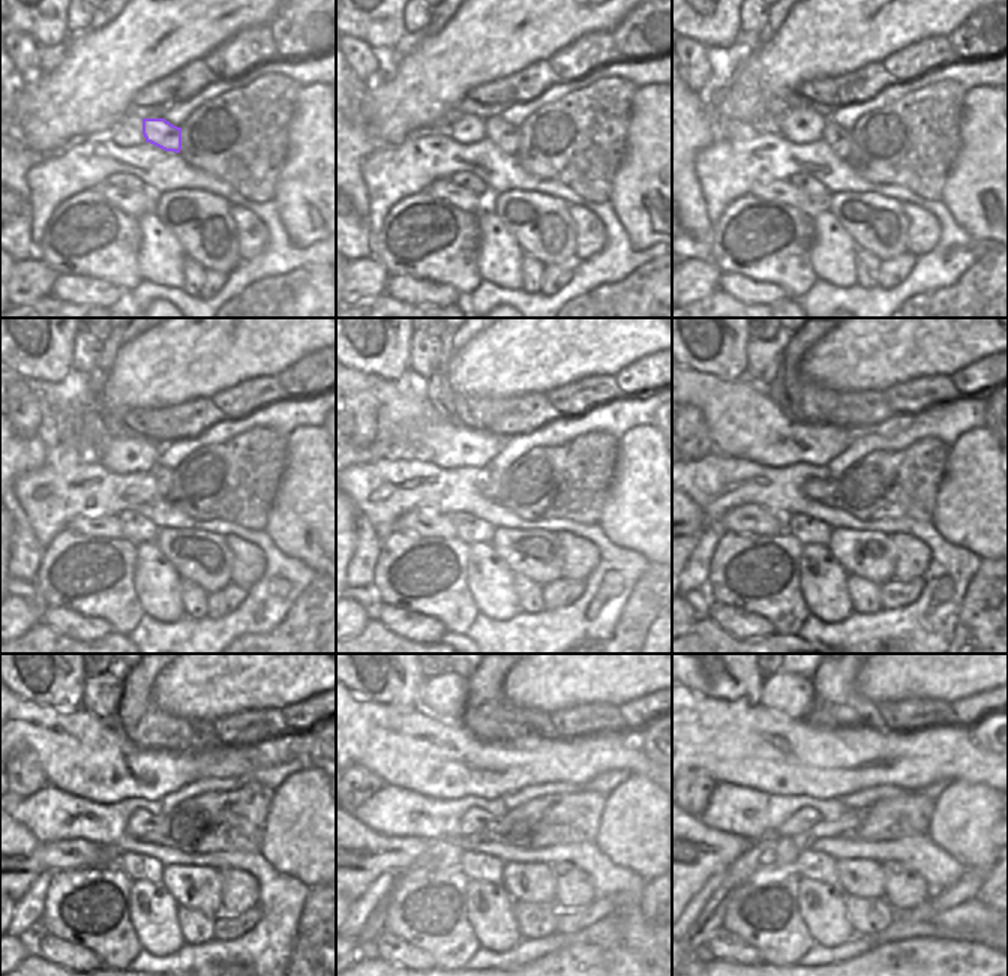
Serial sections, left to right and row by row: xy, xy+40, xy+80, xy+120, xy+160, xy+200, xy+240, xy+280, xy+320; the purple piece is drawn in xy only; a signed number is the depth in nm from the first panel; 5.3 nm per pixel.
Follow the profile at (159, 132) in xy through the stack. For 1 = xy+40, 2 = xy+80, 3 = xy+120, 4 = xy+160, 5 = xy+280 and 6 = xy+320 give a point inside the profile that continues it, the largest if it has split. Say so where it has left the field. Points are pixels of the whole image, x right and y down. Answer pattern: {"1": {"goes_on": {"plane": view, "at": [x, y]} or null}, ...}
{"1": {"goes_on": {"plane": "xy+40", "at": [506, 137]}}, "2": {"goes_on": {"plane": "xy+80", "at": [837, 138]}}, "3": {"goes_on": {"plane": "xy+120", "at": [164, 477]}}, "4": {"goes_on": {"plane": "xy+160", "at": [491, 489]}}, "5": {"goes_on": {"plane": "xy+280", "at": [474, 820]}}, "6": {"goes_on": {"plane": "xy+320", "at": [804, 819]}}}

